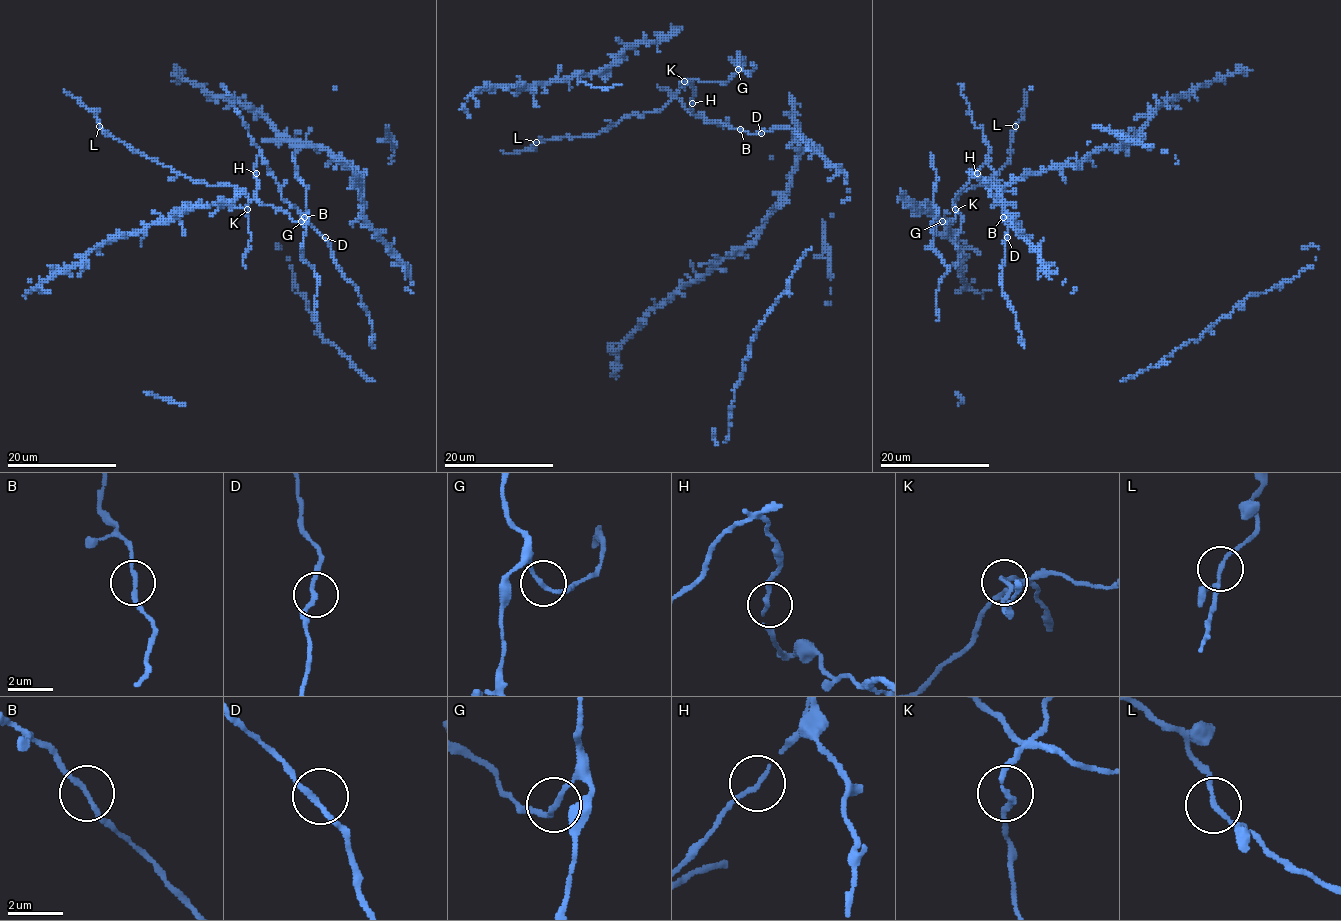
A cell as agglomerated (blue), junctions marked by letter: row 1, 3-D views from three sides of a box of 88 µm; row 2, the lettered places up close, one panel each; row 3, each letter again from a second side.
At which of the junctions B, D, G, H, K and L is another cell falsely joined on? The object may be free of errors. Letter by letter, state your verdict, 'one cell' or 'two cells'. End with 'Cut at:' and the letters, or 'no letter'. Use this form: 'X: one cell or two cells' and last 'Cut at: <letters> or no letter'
B: one cell
D: one cell
G: one cell
H: one cell
K: one cell
L: one cell
Cut at: no letter

